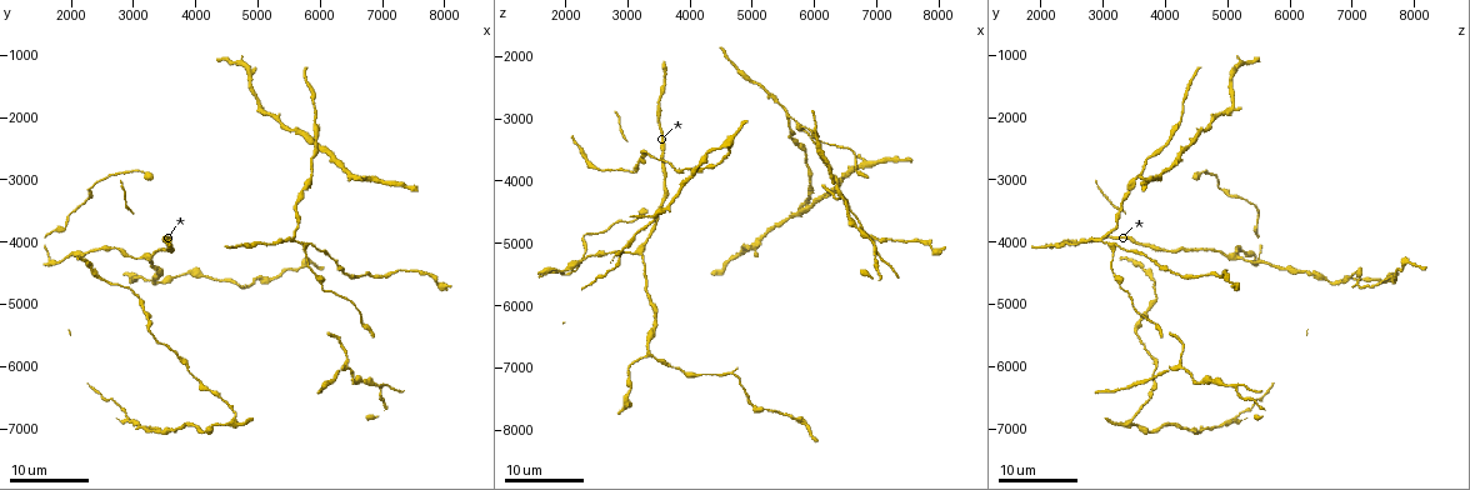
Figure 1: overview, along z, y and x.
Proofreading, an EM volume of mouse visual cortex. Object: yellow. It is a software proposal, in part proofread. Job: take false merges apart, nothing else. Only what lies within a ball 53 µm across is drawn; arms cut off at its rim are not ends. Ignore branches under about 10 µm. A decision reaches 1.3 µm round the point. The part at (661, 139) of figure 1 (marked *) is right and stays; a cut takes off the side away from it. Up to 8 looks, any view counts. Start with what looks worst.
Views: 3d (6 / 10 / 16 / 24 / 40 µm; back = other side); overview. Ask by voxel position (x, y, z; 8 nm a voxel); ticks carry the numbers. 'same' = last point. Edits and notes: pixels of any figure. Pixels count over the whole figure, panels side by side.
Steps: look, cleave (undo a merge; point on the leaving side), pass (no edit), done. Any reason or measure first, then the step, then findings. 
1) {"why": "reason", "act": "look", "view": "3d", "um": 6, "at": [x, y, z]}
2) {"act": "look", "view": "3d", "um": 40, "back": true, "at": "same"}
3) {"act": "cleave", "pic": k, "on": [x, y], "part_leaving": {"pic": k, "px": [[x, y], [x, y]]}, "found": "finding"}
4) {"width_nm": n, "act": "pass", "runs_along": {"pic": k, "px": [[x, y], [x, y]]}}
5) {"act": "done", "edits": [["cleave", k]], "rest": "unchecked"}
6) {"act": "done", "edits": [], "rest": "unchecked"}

{"why": "arms part here", "act": "look", "view": "3d", "um": 16, "at": [6450, 6000, 4250]}

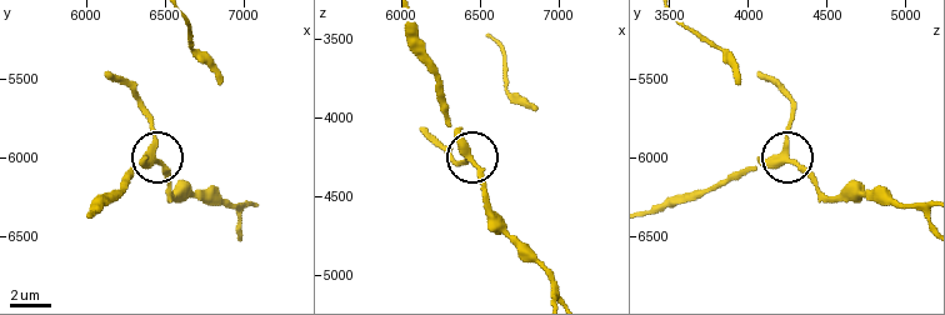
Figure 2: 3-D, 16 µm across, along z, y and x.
{"act": "look", "view": "3d", "um": 10, "at": [6420, 6020, 4240]}

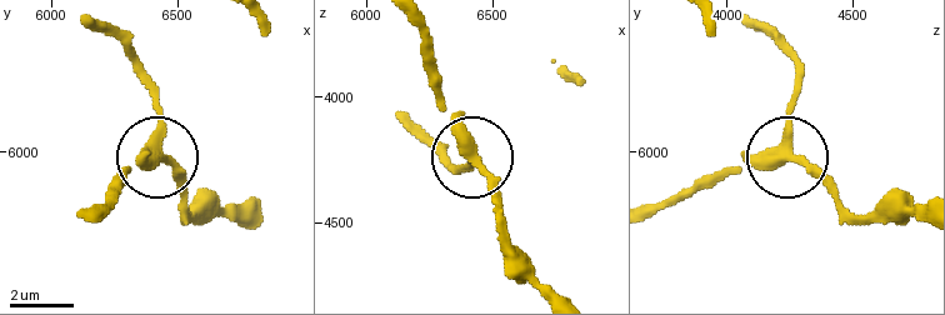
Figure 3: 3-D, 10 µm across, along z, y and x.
{"width_nm": 310, "act": "pass", "found": "one neuron here"}

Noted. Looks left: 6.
{"why": "thin arm on a thick one", "act": "look", "view": "3d", "um": 24, "at": [3150, 4250, 5200]}

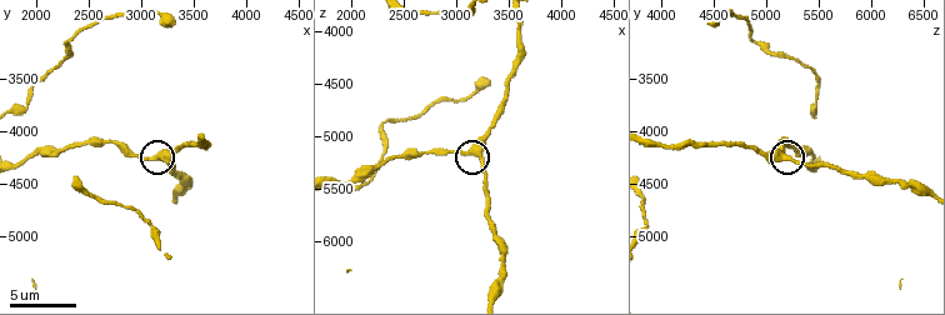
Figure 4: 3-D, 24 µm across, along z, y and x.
{"why": "closer look", "act": "look", "view": "3d", "um": 10, "at": [3180, 4280, 5180]}

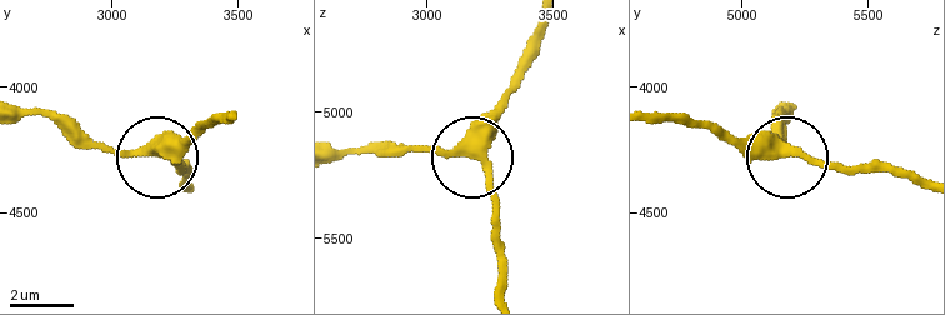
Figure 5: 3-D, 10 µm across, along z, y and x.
{"act": "look", "view": "3d", "um": 10, "back": true, "at": [3200, 4250, 5170]}

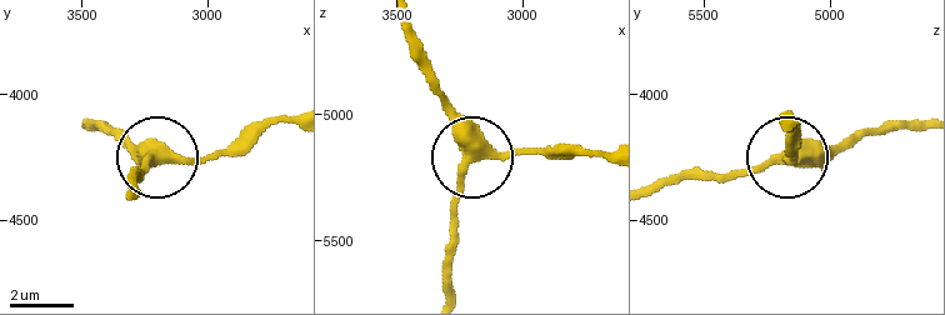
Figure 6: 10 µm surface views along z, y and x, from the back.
{"side_arm_um": 40, "act": "pass", "found": "one neuron here"}

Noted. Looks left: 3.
{"act": "look", "view": "3d", "um": 24, "at": [5750, 4000, 3200]}

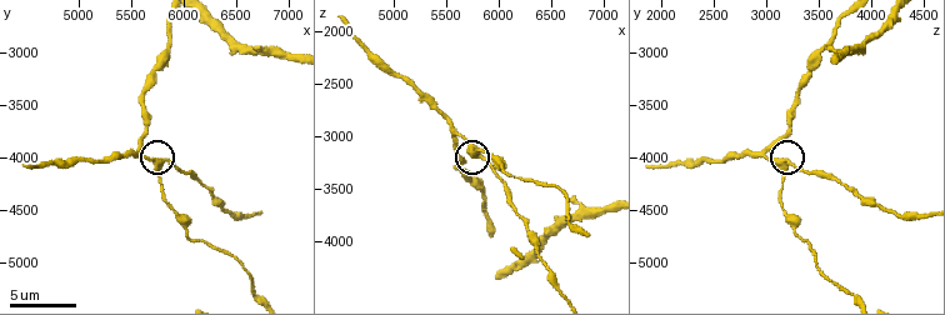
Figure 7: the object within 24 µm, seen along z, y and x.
{"act": "look", "view": "3d", "um": 6, "at": [5780, 4060, 3160]}

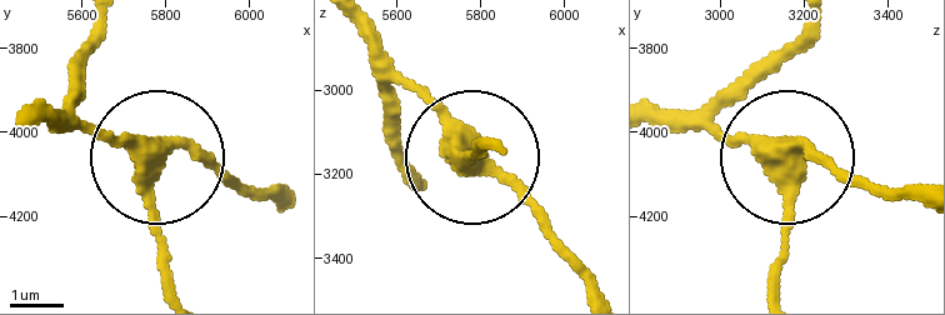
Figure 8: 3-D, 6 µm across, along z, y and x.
{"act": "pass", "found": "all the same neuron"}

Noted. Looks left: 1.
{"act": "done", "edits": [], "rest": "unchecked"}

